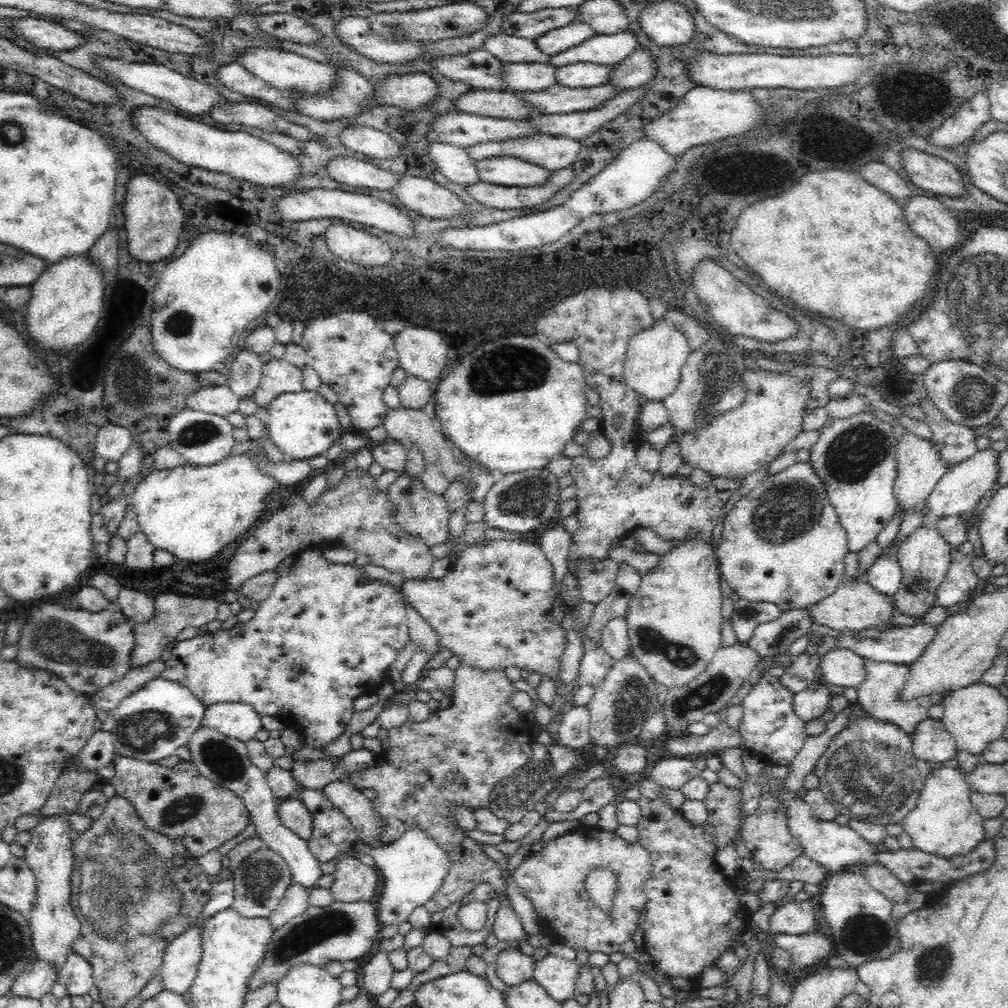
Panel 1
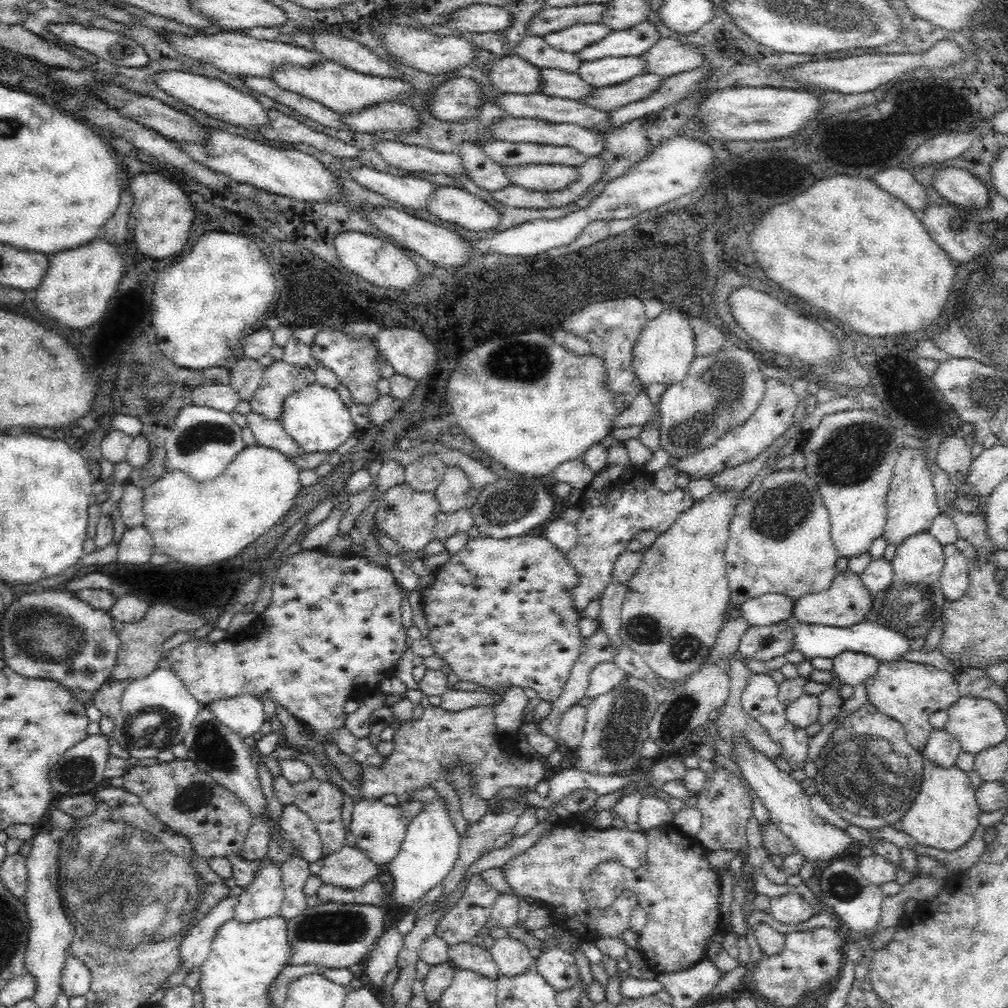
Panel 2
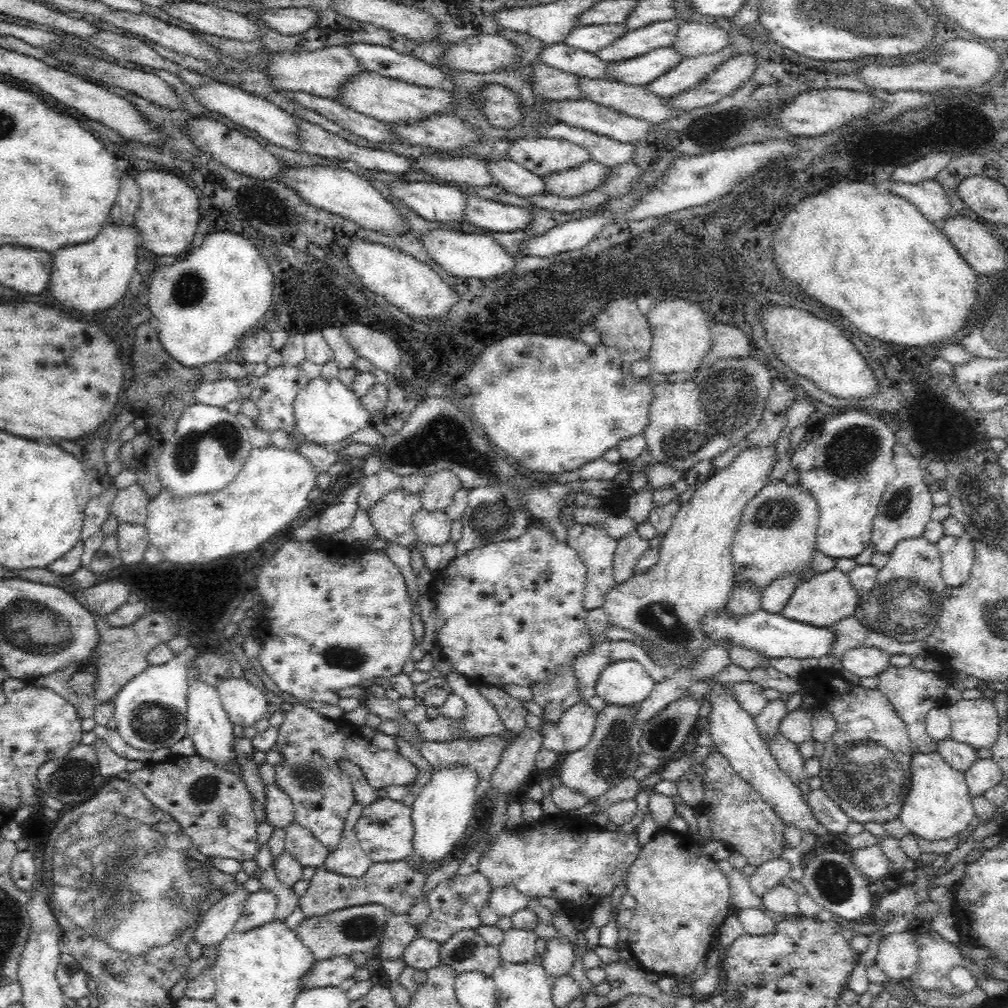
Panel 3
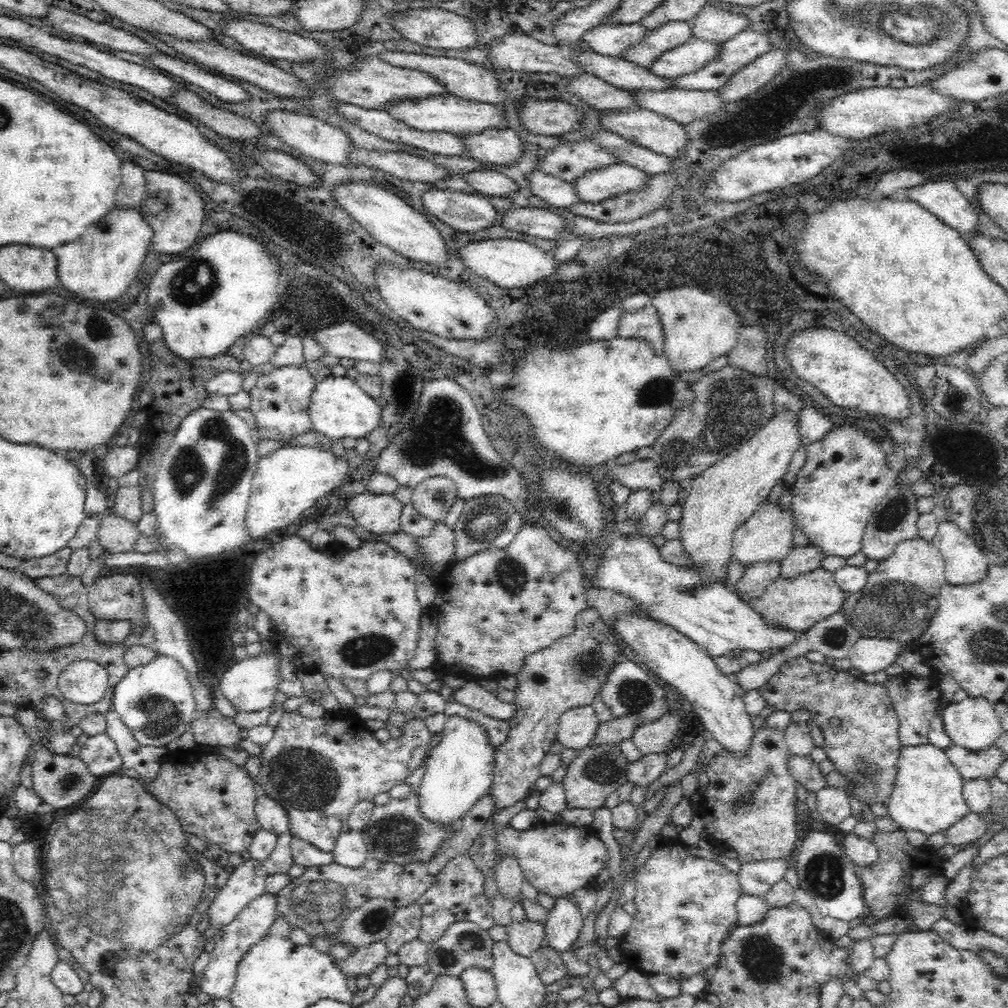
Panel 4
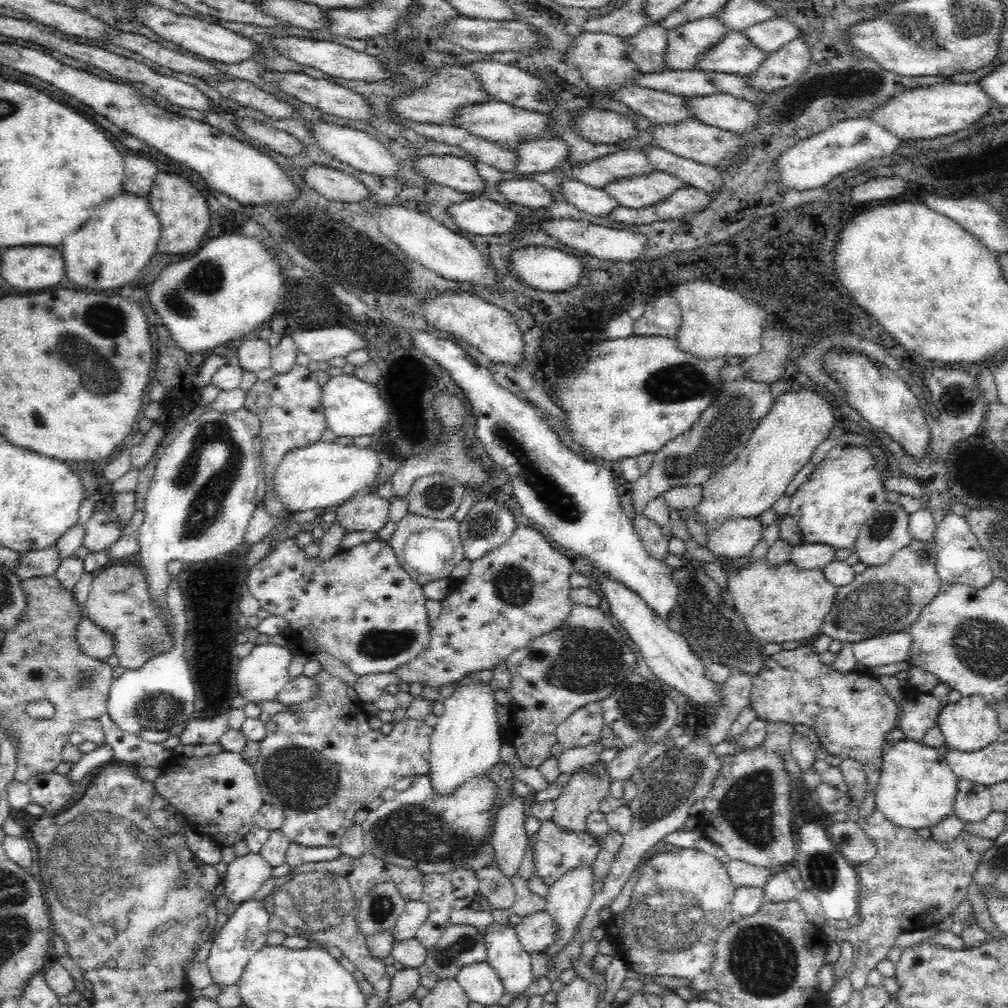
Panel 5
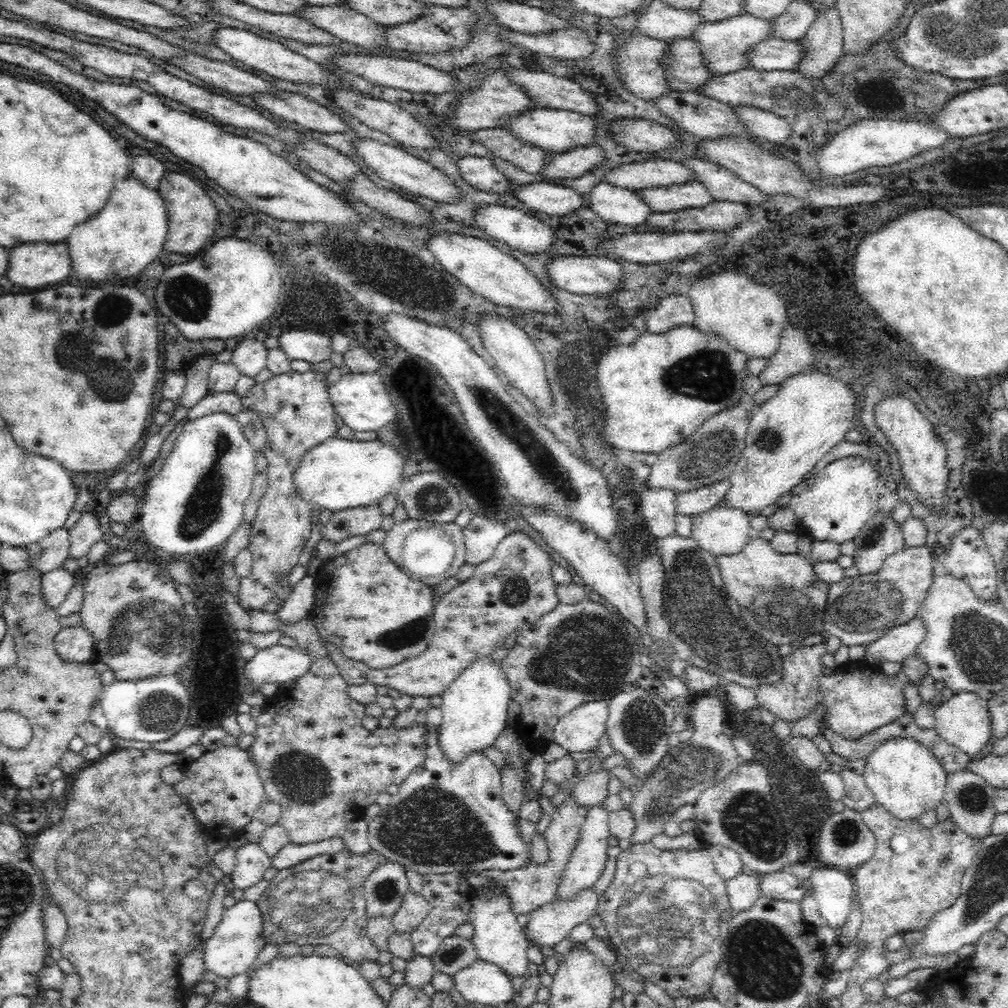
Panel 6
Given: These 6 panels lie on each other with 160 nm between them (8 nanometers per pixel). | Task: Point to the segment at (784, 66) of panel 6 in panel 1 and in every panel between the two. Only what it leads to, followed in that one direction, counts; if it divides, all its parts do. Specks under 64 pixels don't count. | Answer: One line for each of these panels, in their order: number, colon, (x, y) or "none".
1: (576, 75)
2: (609, 71)
3: (638, 72)
4: (694, 54)
5: (734, 53)

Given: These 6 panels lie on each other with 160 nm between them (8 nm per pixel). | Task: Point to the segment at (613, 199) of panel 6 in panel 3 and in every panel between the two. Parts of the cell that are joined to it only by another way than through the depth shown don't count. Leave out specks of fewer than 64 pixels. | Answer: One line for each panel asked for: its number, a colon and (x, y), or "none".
3: (514, 179)
4: (557, 193)
5: (592, 201)

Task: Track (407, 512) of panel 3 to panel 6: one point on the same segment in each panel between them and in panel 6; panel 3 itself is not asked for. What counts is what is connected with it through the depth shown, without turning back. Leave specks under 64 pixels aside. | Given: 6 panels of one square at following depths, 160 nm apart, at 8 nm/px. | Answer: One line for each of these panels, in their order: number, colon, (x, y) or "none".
4: (379, 514)
5: (369, 512)
6: (357, 521)

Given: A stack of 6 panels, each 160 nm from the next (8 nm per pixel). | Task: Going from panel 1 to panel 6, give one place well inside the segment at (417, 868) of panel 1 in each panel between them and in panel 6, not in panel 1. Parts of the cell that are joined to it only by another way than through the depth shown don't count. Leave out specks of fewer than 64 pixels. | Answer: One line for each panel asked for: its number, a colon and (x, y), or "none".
2: (430, 848)
3: (443, 810)
4: (458, 773)
5: (465, 743)
6: (474, 707)

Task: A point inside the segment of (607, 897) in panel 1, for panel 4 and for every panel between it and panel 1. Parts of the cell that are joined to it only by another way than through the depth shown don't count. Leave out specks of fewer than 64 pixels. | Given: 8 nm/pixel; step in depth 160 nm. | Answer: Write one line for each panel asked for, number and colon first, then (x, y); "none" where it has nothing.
2: (677, 887)
3: (683, 898)
4: (685, 905)

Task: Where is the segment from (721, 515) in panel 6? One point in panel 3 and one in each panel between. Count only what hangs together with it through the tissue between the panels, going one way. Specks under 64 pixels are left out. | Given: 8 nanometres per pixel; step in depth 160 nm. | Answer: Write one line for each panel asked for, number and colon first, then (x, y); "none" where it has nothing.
3: (776, 535)
4: (767, 536)
5: (738, 536)

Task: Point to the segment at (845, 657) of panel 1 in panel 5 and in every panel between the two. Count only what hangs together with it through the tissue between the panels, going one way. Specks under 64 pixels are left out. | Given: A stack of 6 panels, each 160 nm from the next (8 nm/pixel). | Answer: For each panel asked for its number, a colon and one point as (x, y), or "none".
2: (852, 668)
3: (865, 662)
4: (869, 655)
5: (894, 648)

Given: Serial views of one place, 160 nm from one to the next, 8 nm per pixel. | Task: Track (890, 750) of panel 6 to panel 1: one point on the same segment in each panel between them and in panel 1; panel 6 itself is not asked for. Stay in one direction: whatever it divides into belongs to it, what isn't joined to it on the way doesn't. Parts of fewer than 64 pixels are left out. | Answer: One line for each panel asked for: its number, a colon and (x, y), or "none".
1: (944, 823)
2: (944, 815)
3: (938, 806)
4: (927, 795)
5: (917, 788)

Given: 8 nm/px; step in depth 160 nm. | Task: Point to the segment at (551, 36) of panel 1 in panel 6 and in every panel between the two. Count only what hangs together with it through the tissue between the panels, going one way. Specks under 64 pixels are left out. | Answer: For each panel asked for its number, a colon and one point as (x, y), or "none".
2: (577, 37)
3: (592, 38)
4: (607, 40)
5: (646, 48)
6: (684, 70)

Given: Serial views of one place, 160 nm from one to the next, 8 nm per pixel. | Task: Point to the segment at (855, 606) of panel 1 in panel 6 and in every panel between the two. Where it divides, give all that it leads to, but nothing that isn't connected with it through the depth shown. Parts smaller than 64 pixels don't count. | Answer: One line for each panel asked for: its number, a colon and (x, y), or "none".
2: (846, 602)
3: (822, 600)
4: (797, 605)
5: (779, 604)
6: (780, 597)

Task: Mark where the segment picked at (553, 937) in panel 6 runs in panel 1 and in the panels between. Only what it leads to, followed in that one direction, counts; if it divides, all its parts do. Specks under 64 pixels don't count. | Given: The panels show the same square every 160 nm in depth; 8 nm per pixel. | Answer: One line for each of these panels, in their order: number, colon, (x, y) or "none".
1: (512, 967)
2: (512, 958)
3: (519, 946)
4: (524, 937)
5: (536, 932)

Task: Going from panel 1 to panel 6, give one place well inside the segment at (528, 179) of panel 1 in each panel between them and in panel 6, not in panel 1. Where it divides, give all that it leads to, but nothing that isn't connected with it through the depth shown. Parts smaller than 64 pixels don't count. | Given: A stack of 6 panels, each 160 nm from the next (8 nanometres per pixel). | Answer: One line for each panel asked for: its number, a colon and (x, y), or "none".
2: (538, 177)
3: (574, 181)
4: (597, 185)
5: (643, 190)
6: (692, 194)

